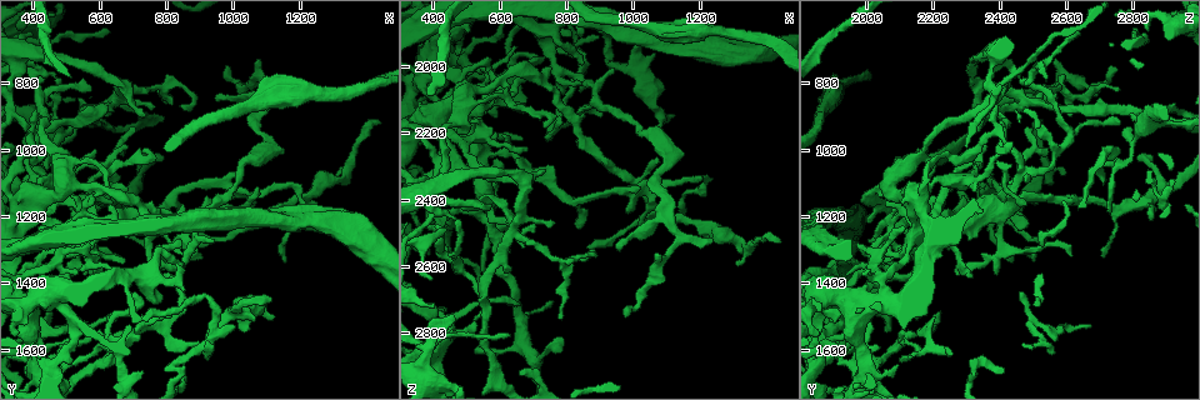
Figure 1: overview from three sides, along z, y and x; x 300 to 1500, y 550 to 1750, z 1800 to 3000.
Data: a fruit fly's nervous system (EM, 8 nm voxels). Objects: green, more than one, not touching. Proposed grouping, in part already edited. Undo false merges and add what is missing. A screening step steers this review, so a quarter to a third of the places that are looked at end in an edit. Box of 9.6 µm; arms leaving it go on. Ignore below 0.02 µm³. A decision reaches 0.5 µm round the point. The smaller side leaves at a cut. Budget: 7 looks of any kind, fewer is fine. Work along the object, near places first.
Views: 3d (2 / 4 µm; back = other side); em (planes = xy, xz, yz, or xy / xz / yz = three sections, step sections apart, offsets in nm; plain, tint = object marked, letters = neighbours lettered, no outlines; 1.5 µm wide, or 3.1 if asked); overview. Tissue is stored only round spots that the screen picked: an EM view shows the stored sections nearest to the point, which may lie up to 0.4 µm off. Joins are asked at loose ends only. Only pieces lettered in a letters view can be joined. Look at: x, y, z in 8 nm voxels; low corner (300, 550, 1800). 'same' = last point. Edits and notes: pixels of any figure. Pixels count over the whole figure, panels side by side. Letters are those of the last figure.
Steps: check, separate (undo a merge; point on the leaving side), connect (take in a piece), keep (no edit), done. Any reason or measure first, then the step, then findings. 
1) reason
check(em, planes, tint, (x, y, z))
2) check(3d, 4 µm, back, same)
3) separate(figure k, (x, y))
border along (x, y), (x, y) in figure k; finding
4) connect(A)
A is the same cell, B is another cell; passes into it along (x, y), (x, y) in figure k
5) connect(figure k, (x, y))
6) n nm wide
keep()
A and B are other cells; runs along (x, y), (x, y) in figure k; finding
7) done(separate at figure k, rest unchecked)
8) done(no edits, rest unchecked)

thick turns thin
check(em, planes, letters, (400, 1070, 2350))

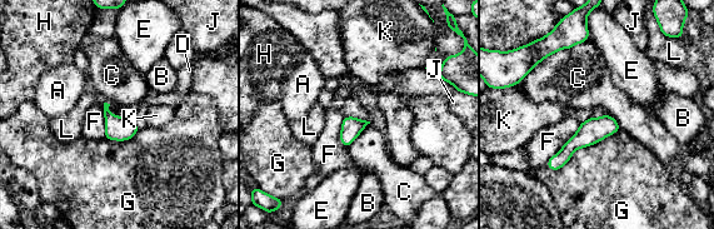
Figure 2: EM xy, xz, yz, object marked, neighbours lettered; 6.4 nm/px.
keep()
A, B, C, D, E, F, G, H, J, K and L are other cells; border along (587, 39), (549, 54), (520, 81) in figure 2; continuous, no second cell

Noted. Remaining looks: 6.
closes a loop
check(em, planes, plain, (640, 850, 2480))

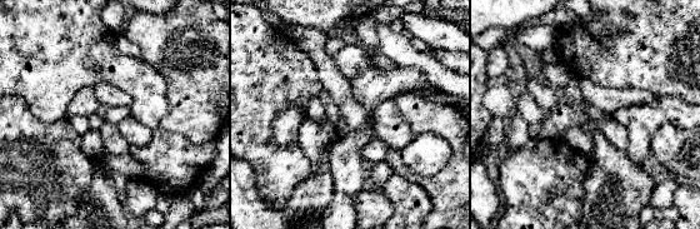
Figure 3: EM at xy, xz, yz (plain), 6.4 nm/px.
check(em, planes, letters, same)

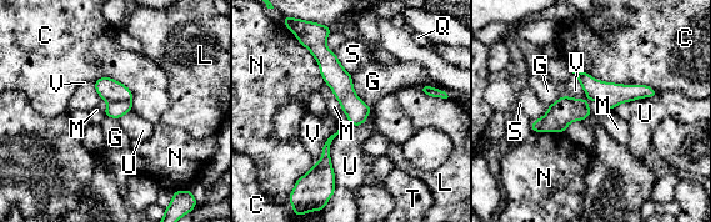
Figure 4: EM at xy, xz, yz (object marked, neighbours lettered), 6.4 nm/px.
keep()
C, G, L, M, N, Q, S, T, U and V are other cells; border along (572, 69), (656, 91) in figure 4; one cell here

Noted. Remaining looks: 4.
free end
check(3d, 2 µm, (830, 1340, 1900))

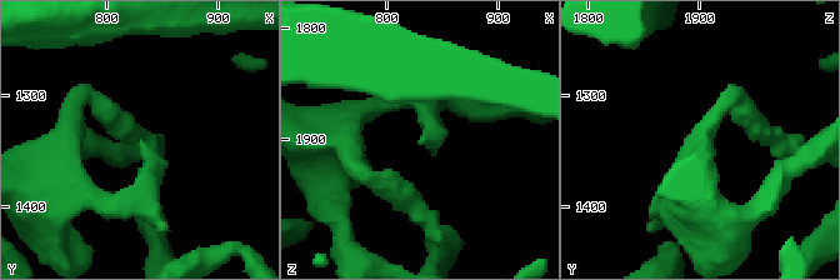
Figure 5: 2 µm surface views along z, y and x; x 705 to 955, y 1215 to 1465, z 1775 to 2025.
need the tissue
check(em, yz, step 4, letters, (834, 1346, 1904))

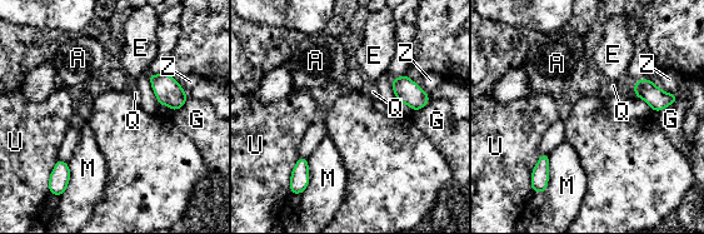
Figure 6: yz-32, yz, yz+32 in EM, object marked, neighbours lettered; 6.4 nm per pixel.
check(em, planes, letters, same)

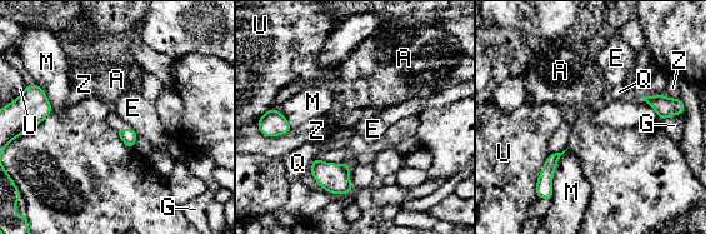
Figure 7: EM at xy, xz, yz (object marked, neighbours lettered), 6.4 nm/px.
keep()
A, E, G, M, Q, U and Z are other cells; border along (133, 129), (138, 134) in figure 7; none of them fits

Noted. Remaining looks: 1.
done(no edits, rest unchecked)

